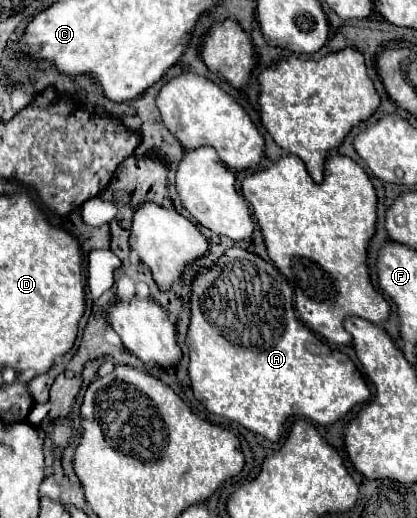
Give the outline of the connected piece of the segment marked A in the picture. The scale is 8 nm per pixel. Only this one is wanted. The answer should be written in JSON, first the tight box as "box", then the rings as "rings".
{"box":[185,247,371,441],"rings":[[[239,247],[225,249],[225,253],[219,257],[219,265],[213,265],[213,267],[207,267],[205,271],[195,273],[195,277],[191,279],[191,319],[189,319],[189,331],[185,337],[185,345],[189,349],[189,369],[187,371],[189,371],[189,381],[191,381],[195,399],[199,399],[209,413],[235,421],[235,423],[243,425],[245,429],[267,437],[269,441],[277,441],[281,437],[283,425],[291,417],[305,417],[315,423],[321,423],[321,425],[331,425],[337,419],[341,419],[347,411],[351,411],[355,405],[365,403],[371,397],[371,391],[369,391],[367,383],[363,381],[355,363],[341,351],[333,351],[319,335],[315,335],[311,329],[307,329],[303,325],[303,321],[297,317],[295,307],[293,307],[293,291],[291,291],[287,279],[269,261],[261,259],[259,255],[255,255],[251,251],[239,249]]]}

